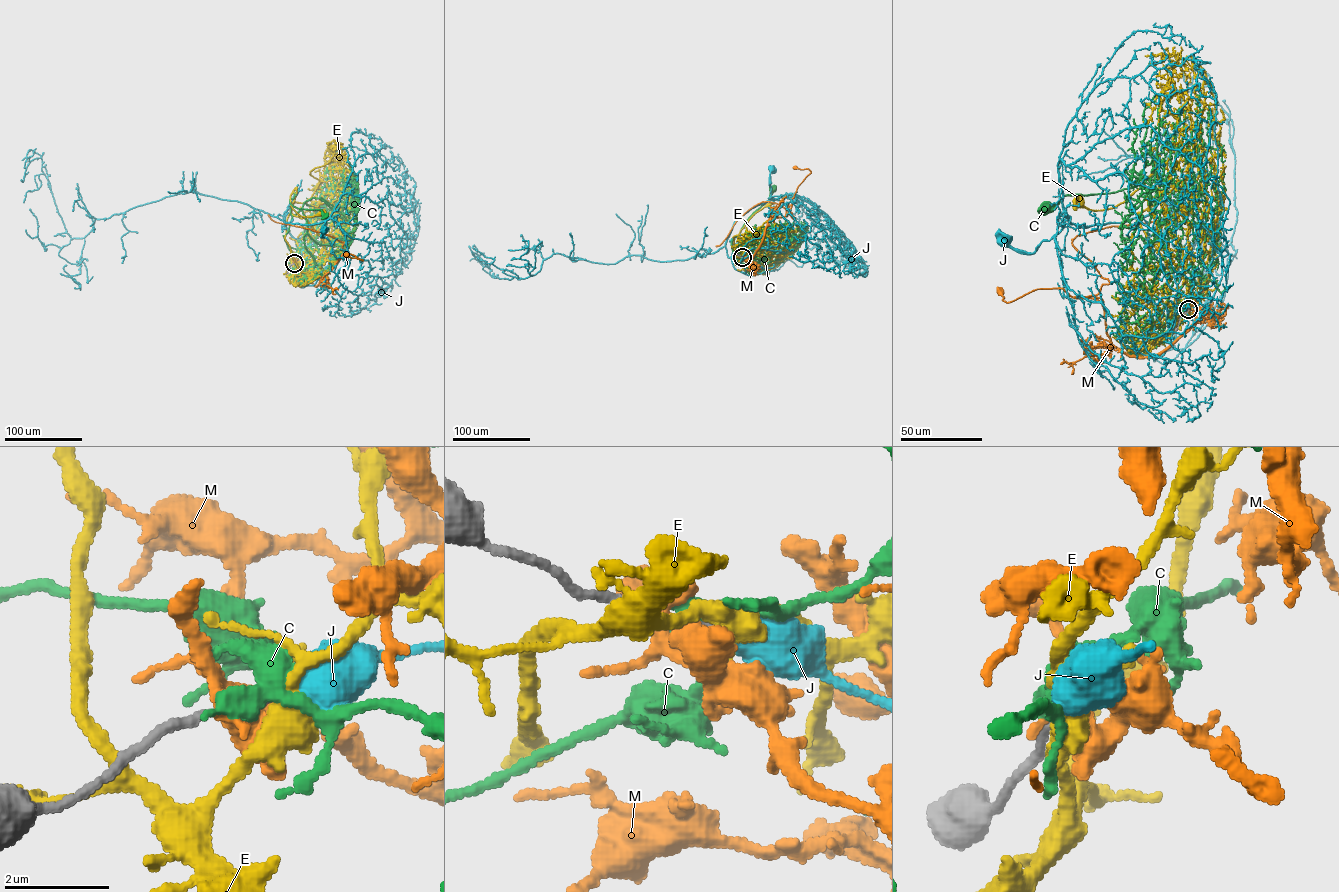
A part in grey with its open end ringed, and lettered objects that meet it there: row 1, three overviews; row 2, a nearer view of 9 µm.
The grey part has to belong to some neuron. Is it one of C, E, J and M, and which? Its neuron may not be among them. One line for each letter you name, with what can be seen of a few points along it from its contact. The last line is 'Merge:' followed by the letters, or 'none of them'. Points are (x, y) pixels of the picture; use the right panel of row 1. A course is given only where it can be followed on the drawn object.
J: via (1188, 309), (1210, 301), (1222, 272), (1216, 239), (1188, 205), (1090, 226), (1066, 216), (1032, 253), (1002, 243)
Merge: J

